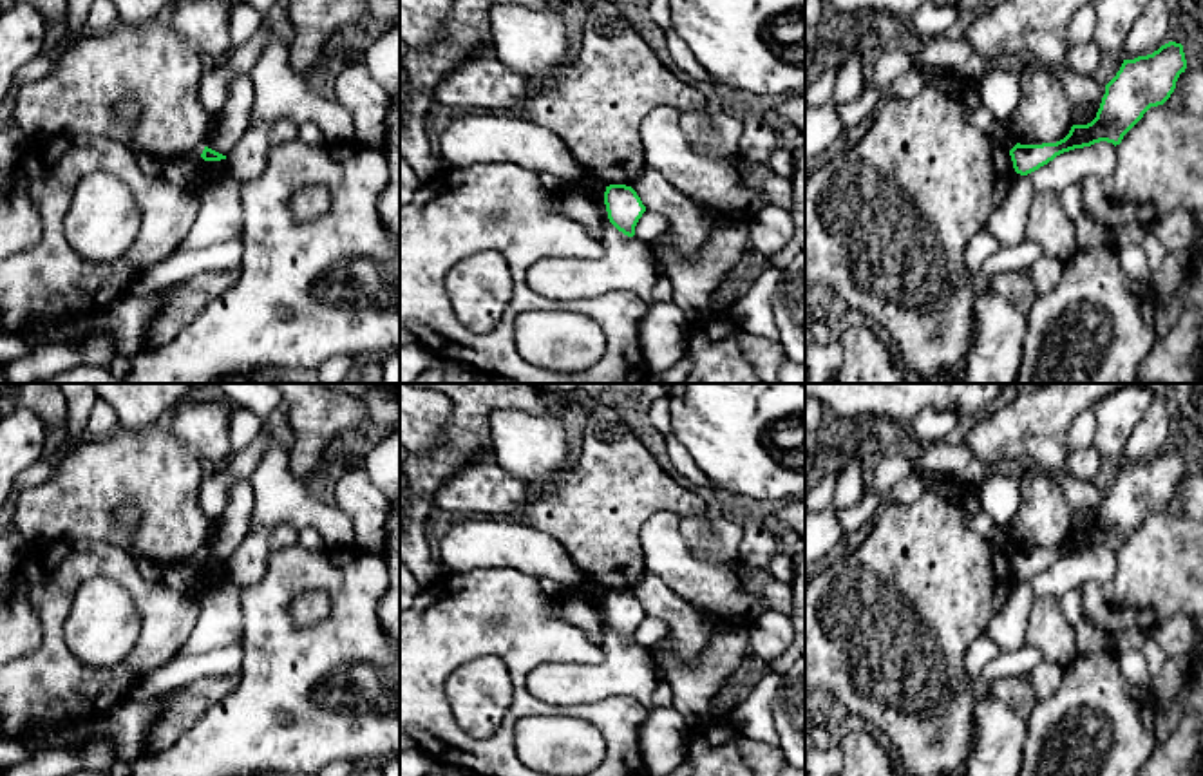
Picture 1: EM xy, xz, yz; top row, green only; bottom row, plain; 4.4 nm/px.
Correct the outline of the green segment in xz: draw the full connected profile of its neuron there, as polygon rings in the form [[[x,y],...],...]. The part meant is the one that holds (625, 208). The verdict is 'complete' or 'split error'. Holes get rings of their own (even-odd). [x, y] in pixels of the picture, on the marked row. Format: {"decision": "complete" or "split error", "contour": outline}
{"decision": "complete", "contour": [[[610,185],[604,192],[604,204],[610,222],[628,237],[635,235],[635,226],[646,206],[631,186]]]}

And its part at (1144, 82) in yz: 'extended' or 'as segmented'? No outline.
as segmented

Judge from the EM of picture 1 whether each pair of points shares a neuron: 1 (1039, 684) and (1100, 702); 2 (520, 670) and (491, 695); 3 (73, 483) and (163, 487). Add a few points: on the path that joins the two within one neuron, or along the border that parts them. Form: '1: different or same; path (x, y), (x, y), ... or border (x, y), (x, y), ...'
1: different; border (1066, 670), (1059, 688), (1039, 702)
2: different; border (480, 655), (507, 668), (503, 719)
3: same; path (94, 483), (142, 483)

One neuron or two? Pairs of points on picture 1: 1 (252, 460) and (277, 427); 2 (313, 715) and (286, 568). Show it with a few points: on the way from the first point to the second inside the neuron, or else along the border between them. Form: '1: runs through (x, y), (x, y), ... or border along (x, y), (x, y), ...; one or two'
1: runs through (255, 451), (268, 435); one
2: runs through (295, 679), (279, 653), (279, 605); one

